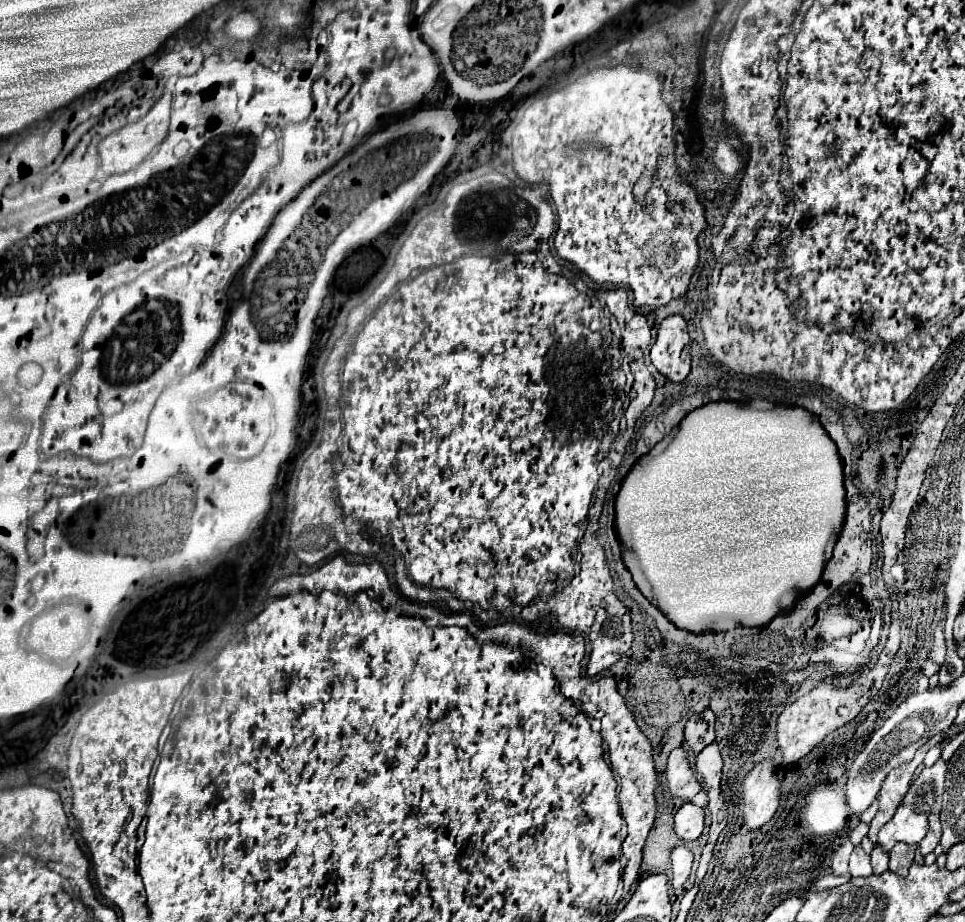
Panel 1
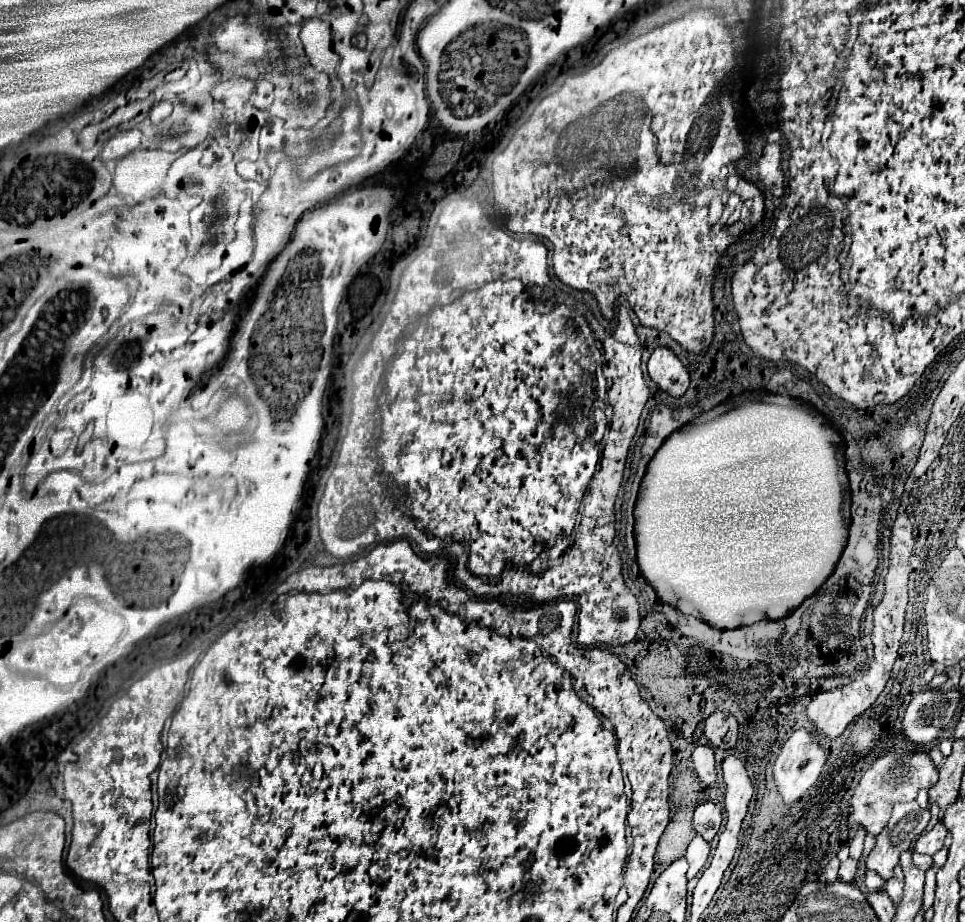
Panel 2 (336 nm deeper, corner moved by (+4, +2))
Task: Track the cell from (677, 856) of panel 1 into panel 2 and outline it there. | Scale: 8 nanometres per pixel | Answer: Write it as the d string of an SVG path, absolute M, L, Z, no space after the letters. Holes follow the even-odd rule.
M696 835L690 845L688 845L688 851L686 851L686 859L690 863L690 869L688 869L688 879L694 879L698 875L698 871L704 867L706 859L710 855L710 843L702 839L702 835Z

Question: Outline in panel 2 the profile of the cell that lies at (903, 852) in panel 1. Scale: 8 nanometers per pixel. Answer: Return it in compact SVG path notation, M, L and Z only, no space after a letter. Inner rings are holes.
M896 867L894 869L894 879L886 881L886 893L890 895L894 905L898 905L902 901L902 889L904 889L904 875L902 875L902 869Z

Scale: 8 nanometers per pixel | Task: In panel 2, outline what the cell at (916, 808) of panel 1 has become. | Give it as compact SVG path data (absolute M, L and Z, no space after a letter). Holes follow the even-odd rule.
M916 801L896 803L886 829L876 837L876 845L866 859L866 869L876 871L884 881L894 877L898 855L910 849L910 843L922 835L930 821L930 809L920 809Z

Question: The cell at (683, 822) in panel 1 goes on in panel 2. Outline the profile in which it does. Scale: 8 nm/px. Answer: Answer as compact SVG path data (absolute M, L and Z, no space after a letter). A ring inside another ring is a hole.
M706 801L706 803L700 803L694 811L694 829L696 833L704 835L706 841L712 841L712 837L718 833L720 829L720 823L722 823L722 815L720 815L720 809Z

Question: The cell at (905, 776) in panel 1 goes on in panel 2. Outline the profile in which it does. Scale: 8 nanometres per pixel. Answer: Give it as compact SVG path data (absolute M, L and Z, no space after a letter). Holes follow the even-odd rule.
M916 749L916 753L912 753L912 757L904 759L904 763L898 763L898 759L894 761L894 757L890 757L890 753L886 751L882 757L878 757L872 763L870 769L864 771L858 787L852 793L852 801L850 803L852 803L852 817L854 817L854 821L860 827L864 827L870 835L878 835L886 827L886 823L888 823L888 819L892 815L894 803L898 803L898 801L912 801L912 799L916 799L920 789L930 789L930 787L936 785L938 769L934 767L932 759L928 759L930 755L928 753L924 755L924 753L926 751Z

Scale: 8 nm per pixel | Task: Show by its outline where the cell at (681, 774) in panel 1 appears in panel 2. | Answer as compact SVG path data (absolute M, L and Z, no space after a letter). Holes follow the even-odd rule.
M696 747L692 757L694 757L694 769L698 777L706 785L712 785L716 781L716 759L712 747Z

